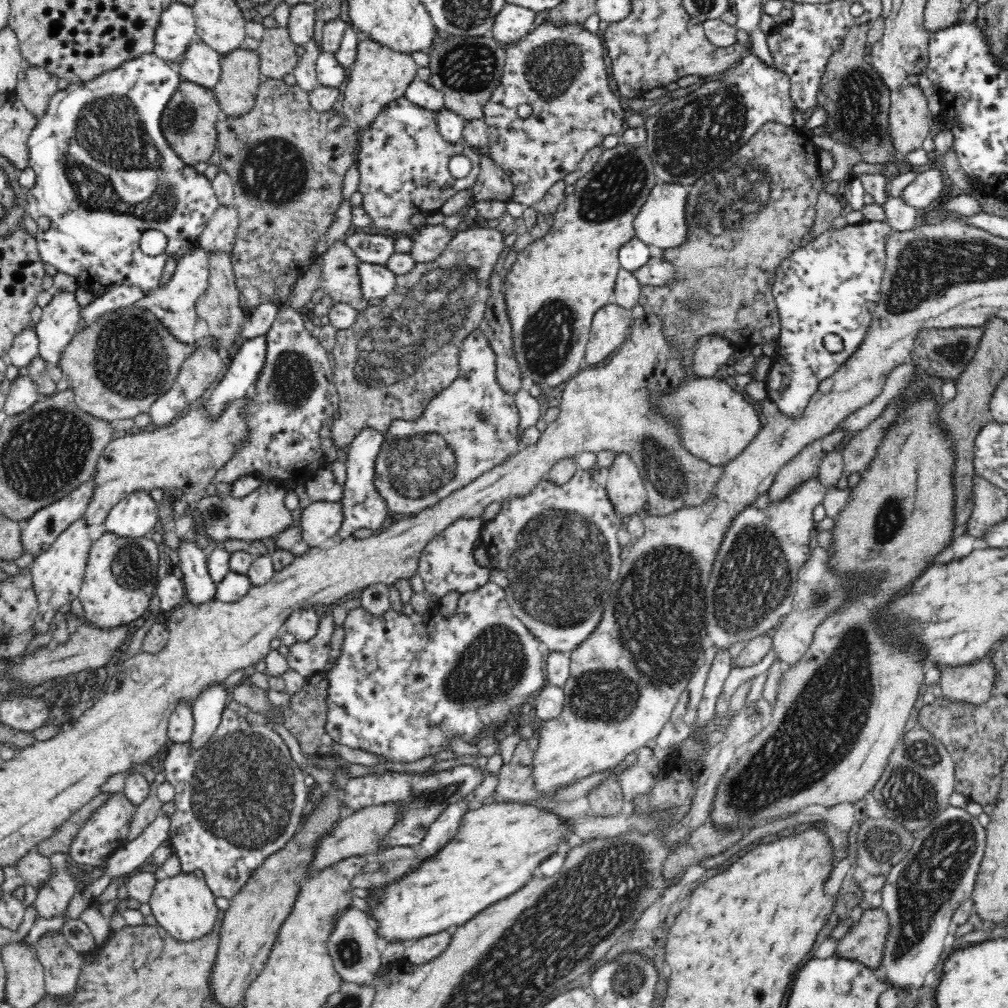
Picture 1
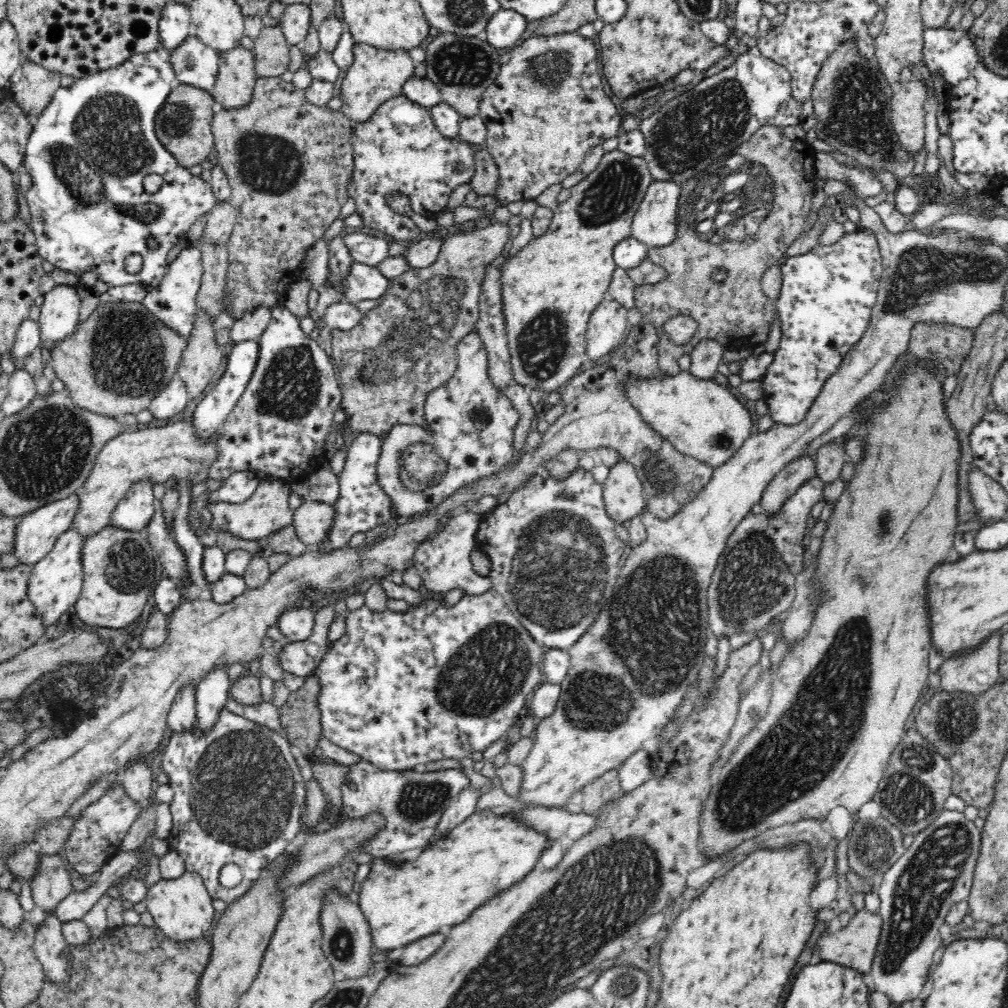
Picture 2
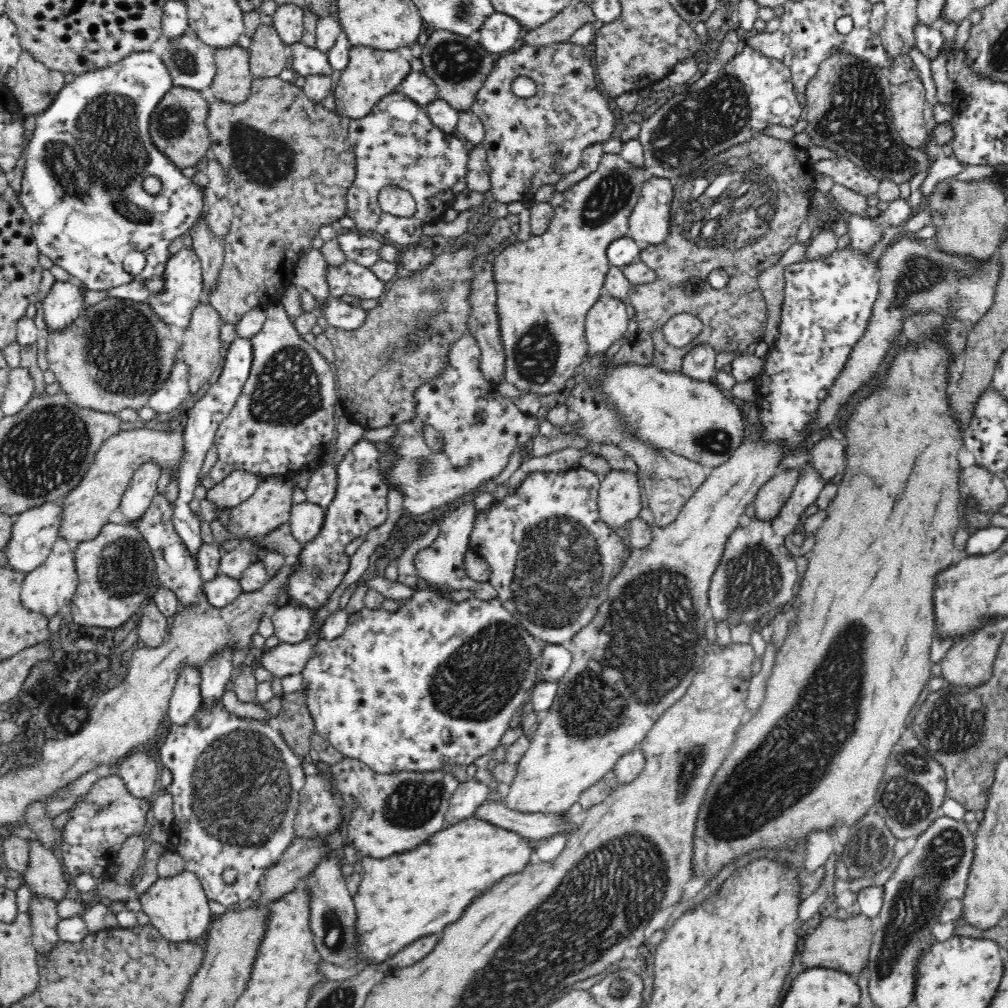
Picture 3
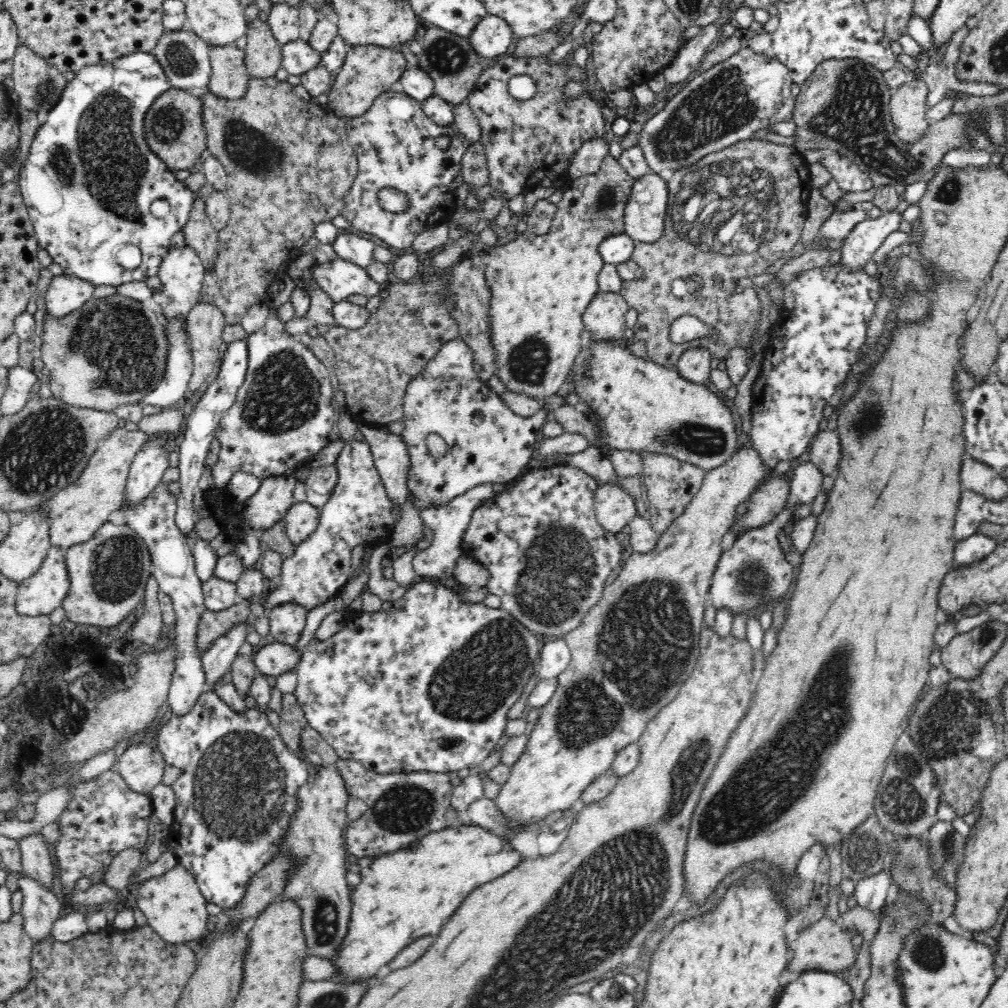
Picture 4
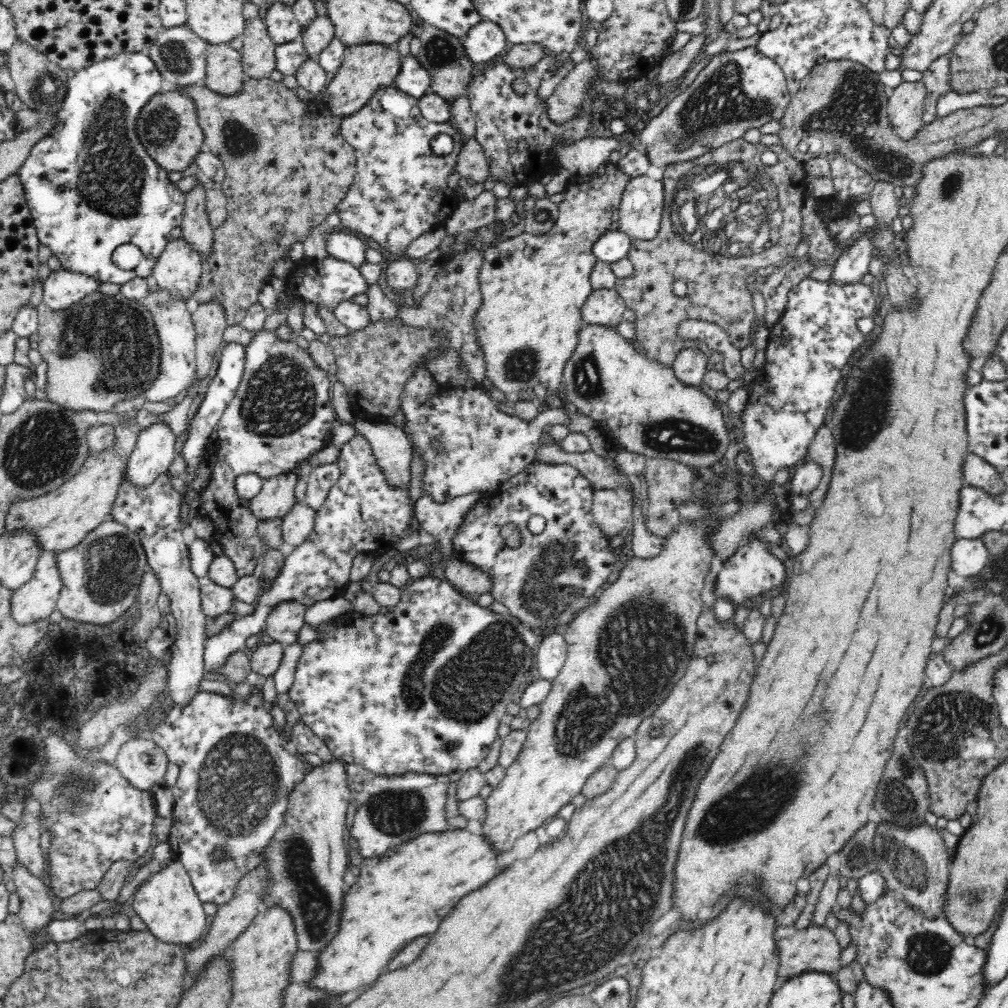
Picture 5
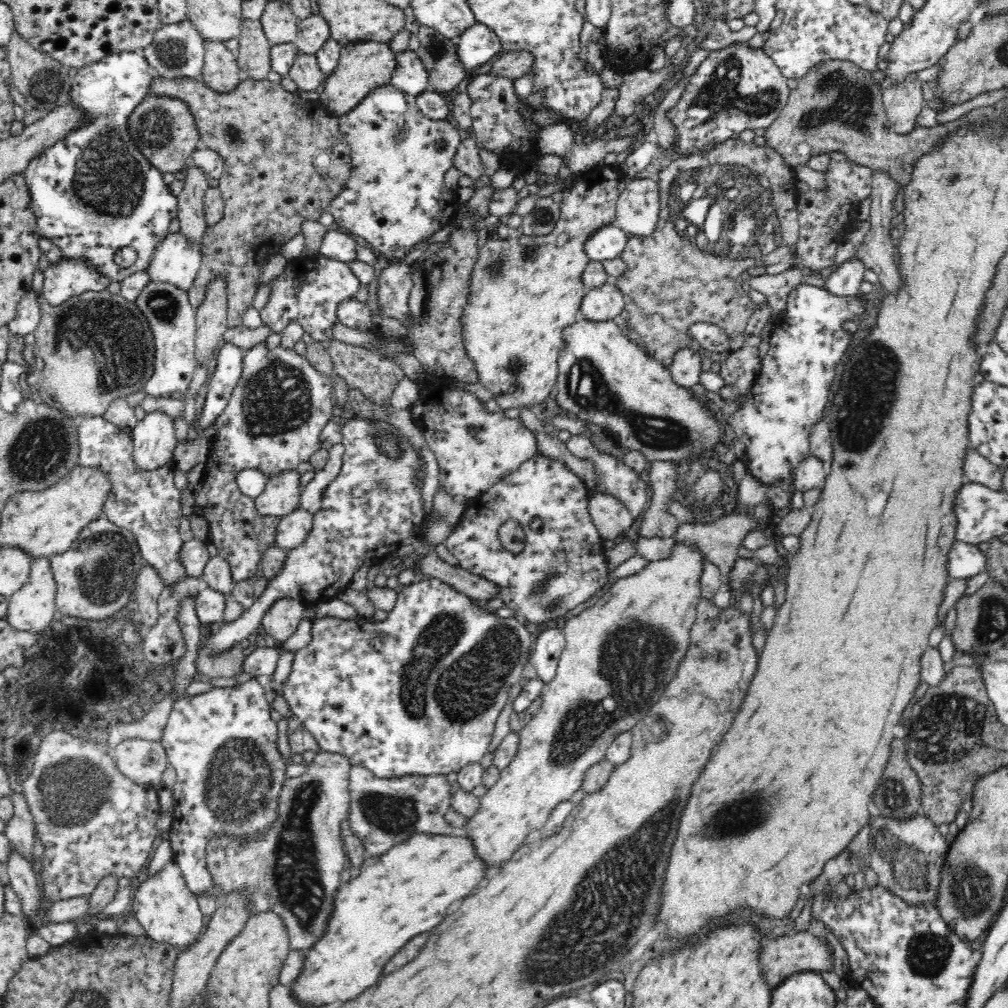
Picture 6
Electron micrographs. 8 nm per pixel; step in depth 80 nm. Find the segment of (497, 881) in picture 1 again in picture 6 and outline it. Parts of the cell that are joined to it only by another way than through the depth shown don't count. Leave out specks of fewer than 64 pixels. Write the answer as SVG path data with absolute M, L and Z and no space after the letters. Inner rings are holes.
M458 832L457 834L448 836L416 833L410 835L404 842L394 845L386 854L378 856L374 854L372 857L366 855L364 862L360 866L360 870L362 871L360 872L360 876L351 878L346 886L340 886L338 888L338 891L335 893L335 902L332 904L332 912L330 912L330 916L328 916L329 922L327 923L325 934L320 937L320 940L316 940L316 942L308 948L301 971L290 986L295 1000L301 1005L306 1005L306 1007L325 1007L326 1005L339 1001L346 1002L346 1000L352 1000L352 998L359 996L366 988L370 988L372 984L376 984L376 982L380 980L380 974L382 974L380 968L384 968L384 964L386 964L410 938L414 938L416 934L422 934L422 932L432 930L436 924L440 924L440 922L444 920L444 916L446 916L446 912L448 912L448 908L450 908L452 902L456 902L456 900L468 896L468 892L484 878L484 874L486 874L486 864L476 856L472 841Z

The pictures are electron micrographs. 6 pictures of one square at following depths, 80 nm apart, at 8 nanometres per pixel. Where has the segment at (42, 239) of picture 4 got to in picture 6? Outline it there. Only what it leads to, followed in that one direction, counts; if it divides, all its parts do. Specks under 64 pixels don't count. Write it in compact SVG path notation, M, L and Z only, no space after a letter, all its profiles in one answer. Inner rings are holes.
M142 50L110 55L78 69L76 75L71 77L71 102L87 112L91 123L55 142L54 146L31 160L23 173L41 236L48 237L62 251L63 256L85 256L98 272L116 282L121 282L126 276L134 274L134 271L148 268L154 248L168 234L170 220L178 212L176 197L162 181L163 174L138 151L126 125L132 110L145 99L153 77L154 73L144 59ZM121 247L130 247L136 251L136 260L128 268L118 266L113 259Z

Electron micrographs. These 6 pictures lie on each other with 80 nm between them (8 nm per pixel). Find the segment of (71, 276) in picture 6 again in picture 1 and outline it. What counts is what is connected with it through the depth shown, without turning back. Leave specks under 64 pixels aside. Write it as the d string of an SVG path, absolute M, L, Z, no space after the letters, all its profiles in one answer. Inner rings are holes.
M54 290L35 326L39 338L39 355L44 360L58 363L62 351L79 329L81 308L74 292Z

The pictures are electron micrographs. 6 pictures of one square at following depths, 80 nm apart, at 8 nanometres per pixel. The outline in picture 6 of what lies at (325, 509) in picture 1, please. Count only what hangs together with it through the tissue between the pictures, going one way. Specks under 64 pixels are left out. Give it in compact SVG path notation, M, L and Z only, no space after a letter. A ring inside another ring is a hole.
M302 507L295 511L281 518L274 533L276 546L286 549L296 548L311 532L313 515Z

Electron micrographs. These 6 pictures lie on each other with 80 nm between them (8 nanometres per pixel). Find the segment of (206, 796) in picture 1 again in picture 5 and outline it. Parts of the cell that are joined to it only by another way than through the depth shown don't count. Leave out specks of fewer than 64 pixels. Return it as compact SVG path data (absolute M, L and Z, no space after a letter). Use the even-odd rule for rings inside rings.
M251 686L248 698L202 691L194 694L184 706L174 704L150 736L179 768L177 782L171 788L175 802L169 845L174 860L187 871L202 903L227 904L233 898L237 882L265 862L262 852L282 824L288 806L286 796L294 784L304 778L304 762L282 747L282 737L264 706L262 689L257 686ZM218 848L225 848L232 858L228 862L217 862L214 850Z

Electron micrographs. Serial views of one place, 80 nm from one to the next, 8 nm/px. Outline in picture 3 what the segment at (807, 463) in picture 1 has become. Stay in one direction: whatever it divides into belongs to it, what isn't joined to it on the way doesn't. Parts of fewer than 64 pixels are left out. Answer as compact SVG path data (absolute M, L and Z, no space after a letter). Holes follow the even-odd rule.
M798 469L779 470L759 488L754 498L754 517L750 520L766 522L773 520L794 490L798 480Z

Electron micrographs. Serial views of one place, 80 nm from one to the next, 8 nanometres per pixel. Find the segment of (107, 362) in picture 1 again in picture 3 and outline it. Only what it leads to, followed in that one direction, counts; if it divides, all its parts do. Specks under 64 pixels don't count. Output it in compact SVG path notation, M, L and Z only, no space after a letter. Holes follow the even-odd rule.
M104 298L90 306L84 306L66 328L48 330L45 357L49 369L56 376L56 383L66 399L82 409L96 410L102 413L116 413L124 408L140 409L162 388L169 378L174 358L180 351L178 343L170 334L168 325L146 303L122 300L121 298Z

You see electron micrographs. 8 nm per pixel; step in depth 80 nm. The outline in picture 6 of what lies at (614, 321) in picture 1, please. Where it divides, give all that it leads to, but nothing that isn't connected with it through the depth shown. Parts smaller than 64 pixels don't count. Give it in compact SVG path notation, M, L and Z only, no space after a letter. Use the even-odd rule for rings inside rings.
M613 279L591 288L582 298L580 316L594 321L618 319L625 308L622 291Z

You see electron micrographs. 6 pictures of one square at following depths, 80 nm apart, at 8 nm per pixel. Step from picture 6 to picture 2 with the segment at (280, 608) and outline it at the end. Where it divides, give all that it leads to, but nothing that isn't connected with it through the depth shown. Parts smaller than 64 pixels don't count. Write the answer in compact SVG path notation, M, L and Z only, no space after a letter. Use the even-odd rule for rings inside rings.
M307 604L288 608L280 614L276 626L288 643L306 640L314 626L314 611Z

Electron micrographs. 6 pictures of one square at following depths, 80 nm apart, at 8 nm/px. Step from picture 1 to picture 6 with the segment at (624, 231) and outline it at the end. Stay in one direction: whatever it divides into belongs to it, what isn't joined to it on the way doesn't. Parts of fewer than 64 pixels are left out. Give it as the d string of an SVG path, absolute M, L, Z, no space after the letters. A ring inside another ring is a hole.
M617 168L601 177L582 176L580 183L563 191L561 215L550 234L519 238L490 239L478 248L472 272L468 278L468 300L460 314L460 333L466 359L474 363L478 383L493 394L498 411L530 408L549 397L555 388L558 374L558 356L564 348L562 328L574 324L580 317L580 306L584 294L582 272L588 264L588 256L582 249L586 238L598 230L598 226L613 223L619 194L628 184L625 174Z

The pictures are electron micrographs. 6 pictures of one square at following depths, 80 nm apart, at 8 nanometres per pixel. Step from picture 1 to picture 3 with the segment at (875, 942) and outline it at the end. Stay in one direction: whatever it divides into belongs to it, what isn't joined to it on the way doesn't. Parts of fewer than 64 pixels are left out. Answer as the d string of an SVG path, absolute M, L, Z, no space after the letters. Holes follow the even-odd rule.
M856 913L848 916L846 920L840 920L835 915L824 916L824 919L812 934L803 939L802 950L799 953L799 961L804 968L822 967L838 970L847 974L856 975L869 961L870 944L875 930L875 919Z

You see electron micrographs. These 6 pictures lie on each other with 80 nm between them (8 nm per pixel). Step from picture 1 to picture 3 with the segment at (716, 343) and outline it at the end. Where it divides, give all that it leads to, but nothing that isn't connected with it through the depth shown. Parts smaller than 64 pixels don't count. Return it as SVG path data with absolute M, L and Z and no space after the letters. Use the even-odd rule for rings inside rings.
M701 344L690 347L684 355L680 371L698 382L711 382L714 377L716 351L712 346Z

